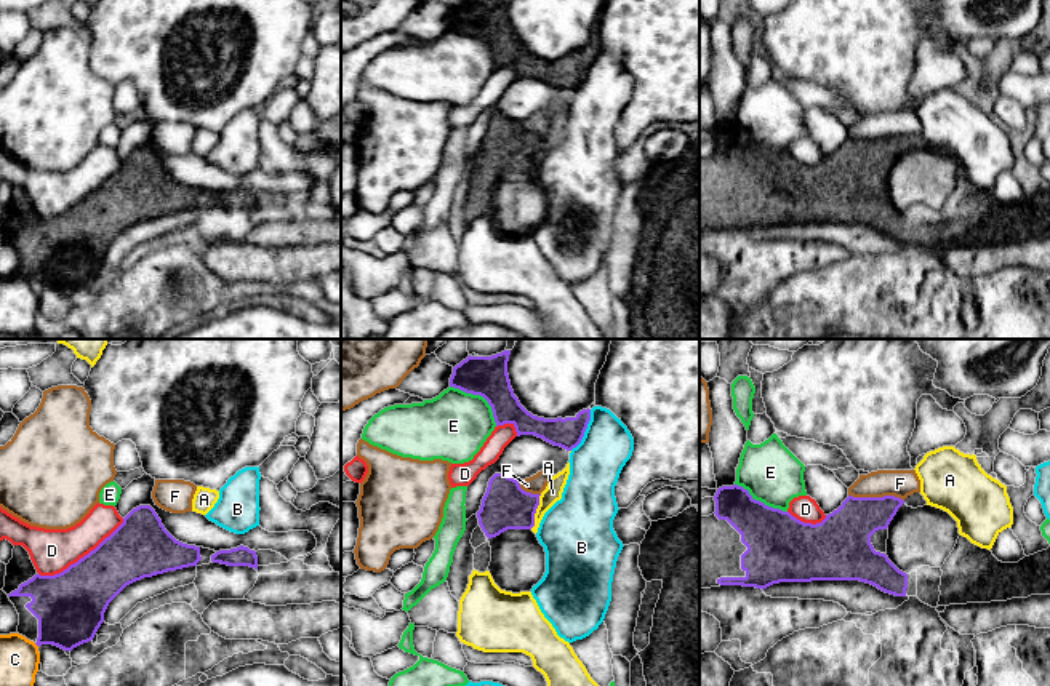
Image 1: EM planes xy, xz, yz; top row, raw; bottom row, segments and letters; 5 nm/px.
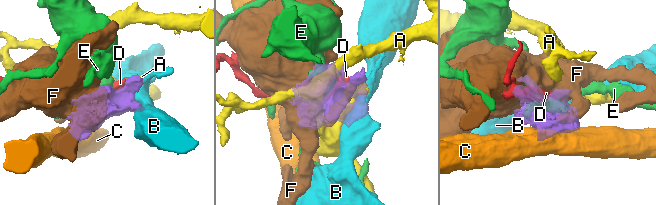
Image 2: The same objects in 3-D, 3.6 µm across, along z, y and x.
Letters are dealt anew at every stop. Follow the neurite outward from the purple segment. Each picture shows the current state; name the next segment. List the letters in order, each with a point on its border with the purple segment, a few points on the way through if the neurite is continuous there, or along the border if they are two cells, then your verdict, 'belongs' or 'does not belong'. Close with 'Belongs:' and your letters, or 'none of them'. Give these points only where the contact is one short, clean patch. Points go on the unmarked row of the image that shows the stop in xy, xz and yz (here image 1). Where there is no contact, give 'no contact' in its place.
A: xz (535, 154) | does not belong
B: xz (585, 72) | does not belong
C: no contact | does not belong
D: xy (84, 199) | does not belong
E: xz (480, 37) | does not belong
F: yz (876, 139) | does not belong
Belongs: none of them

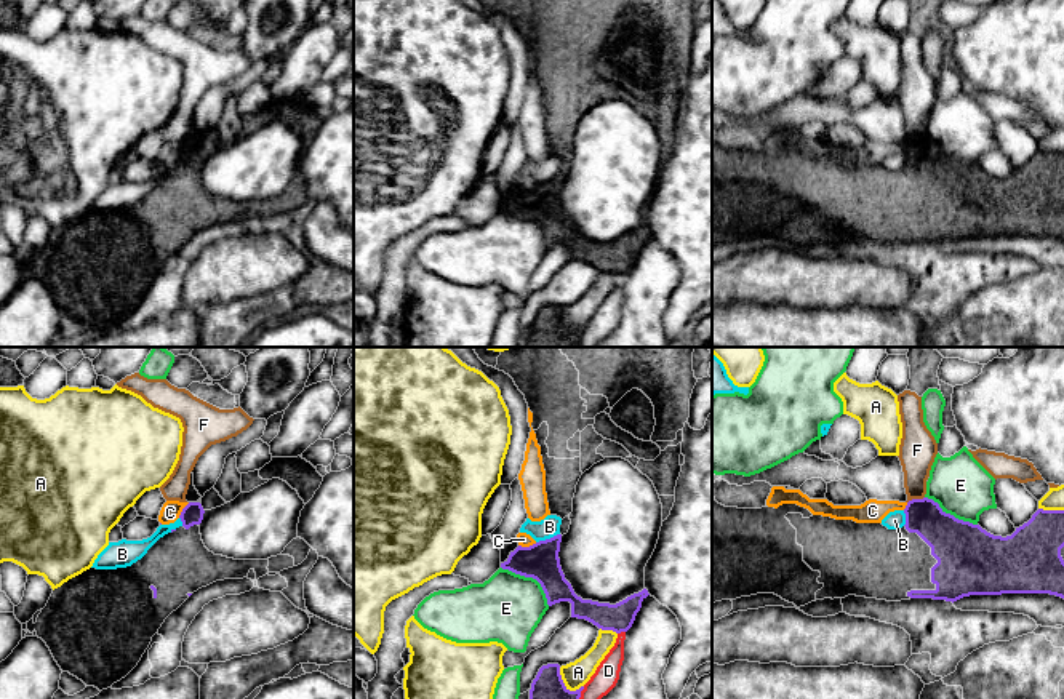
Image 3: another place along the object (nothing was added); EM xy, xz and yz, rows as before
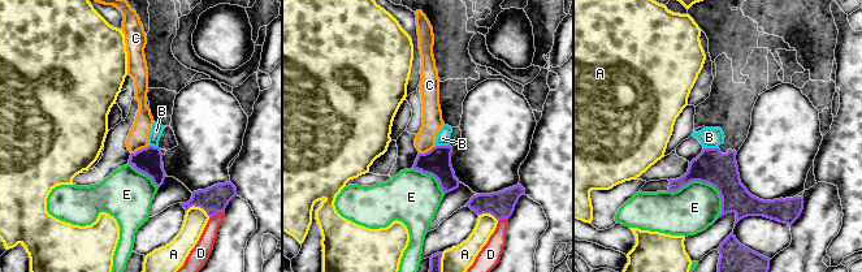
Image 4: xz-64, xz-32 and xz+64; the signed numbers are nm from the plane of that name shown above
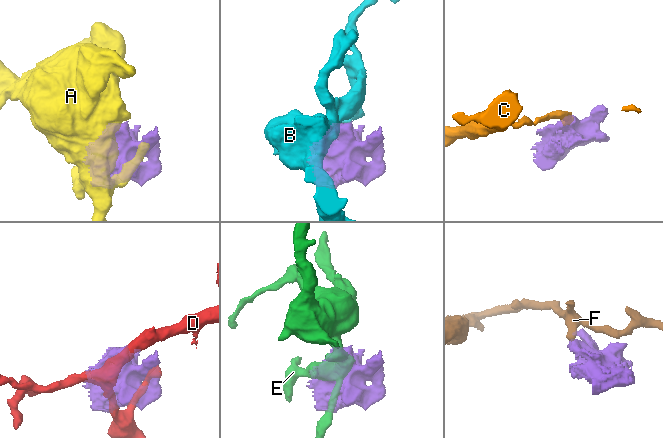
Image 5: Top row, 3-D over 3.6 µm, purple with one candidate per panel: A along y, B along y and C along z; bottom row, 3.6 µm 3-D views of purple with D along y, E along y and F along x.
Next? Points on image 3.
A: xz (608, 271) | does not belong
B: xz (548, 181) | along xz (559, 175), (536, 184) | does not belong
C: xz (527, 189) | along xz (536, 184), (519, 187) | does not belong
D: xz (621, 272) | does not belong
E: xz (532, 218) | does not belong
F: yz (916, 141) | along yz (924, 138), (912, 139), (908, 144) | does not belong
Belongs: none of them

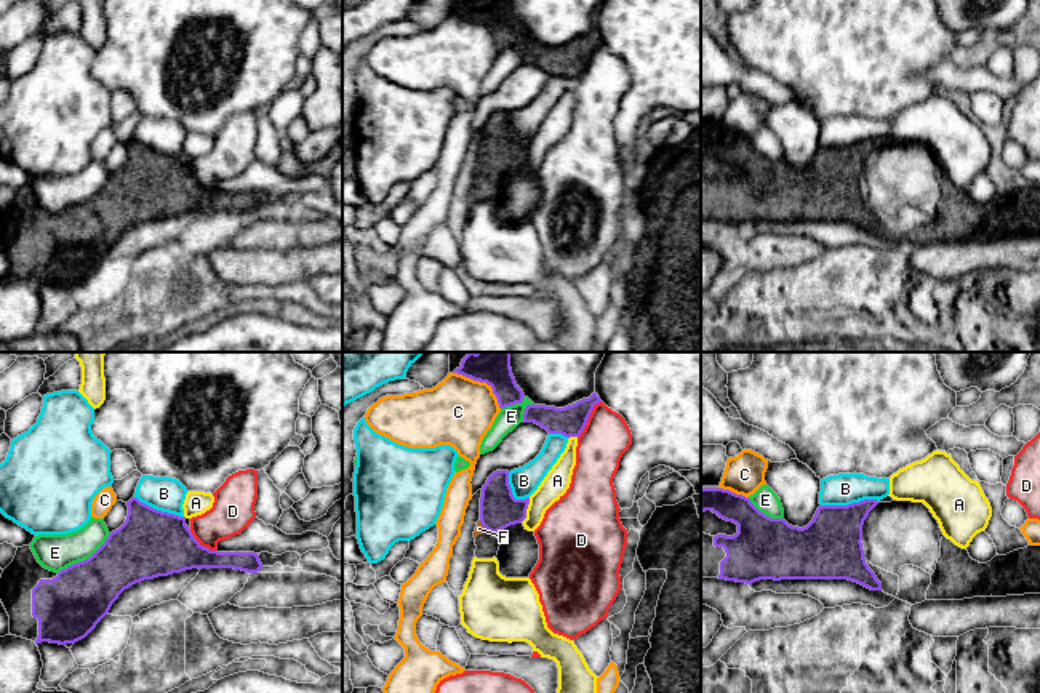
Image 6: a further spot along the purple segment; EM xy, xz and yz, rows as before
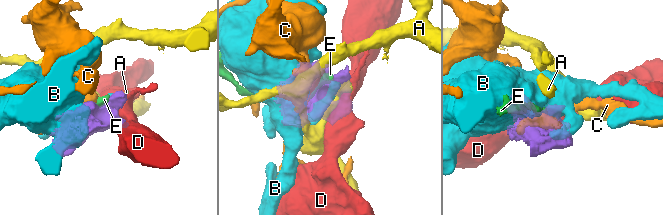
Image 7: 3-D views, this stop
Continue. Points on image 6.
A: xz (525, 152) | does not belong
B: yz (848, 146) | does not belong
C: xz (482, 23) | does not belong
D: xz (588, 60) | does not belong
E: xy (87, 200) | does not belong
F: xz (484, 167) | across xz (500, 151), (484, 167), (479, 170) | belongs
Belongs: F

